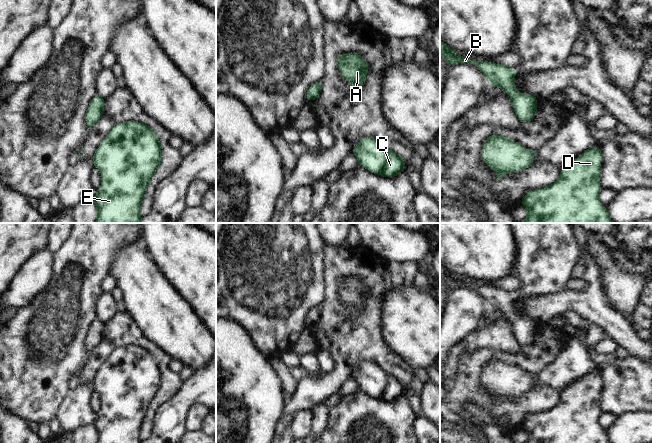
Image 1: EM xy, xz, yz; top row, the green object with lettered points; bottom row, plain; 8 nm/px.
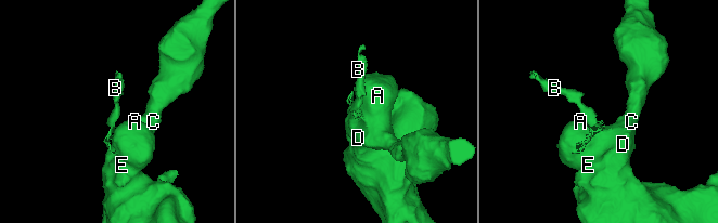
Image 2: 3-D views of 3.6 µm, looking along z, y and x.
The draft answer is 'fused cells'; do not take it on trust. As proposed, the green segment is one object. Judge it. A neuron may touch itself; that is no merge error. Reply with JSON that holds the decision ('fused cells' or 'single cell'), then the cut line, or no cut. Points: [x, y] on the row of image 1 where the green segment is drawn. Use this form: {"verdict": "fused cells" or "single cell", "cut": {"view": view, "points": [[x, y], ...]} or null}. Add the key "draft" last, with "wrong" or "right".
{"verdict": "fused cells", "cut": {"view": "xz", "points": [[320, 91], [318, 94]]}, "draft": "right"}

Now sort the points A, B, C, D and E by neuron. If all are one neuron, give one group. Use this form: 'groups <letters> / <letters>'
groups A C D E / B

